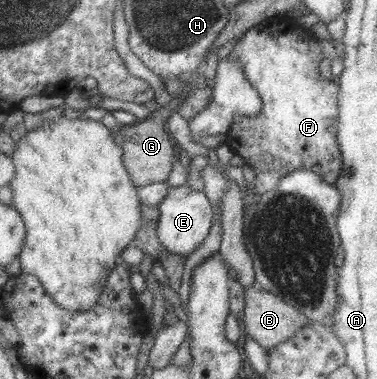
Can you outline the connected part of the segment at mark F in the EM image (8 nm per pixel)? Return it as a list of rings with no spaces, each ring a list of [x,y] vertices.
[[[263,22],[245,33],[245,38],[237,42],[227,57],[236,58],[240,62],[246,78],[261,97],[261,112],[257,112],[255,116],[235,114],[229,130],[229,138],[237,142],[233,144],[233,150],[255,171],[252,192],[261,196],[277,189],[279,179],[295,169],[316,172],[327,184],[334,184],[343,164],[337,139],[340,88],[336,82],[332,83],[320,75],[319,62],[325,58],[321,39],[312,33],[308,36],[289,36],[288,31],[273,32],[271,28],[267,30],[267,22]]]

